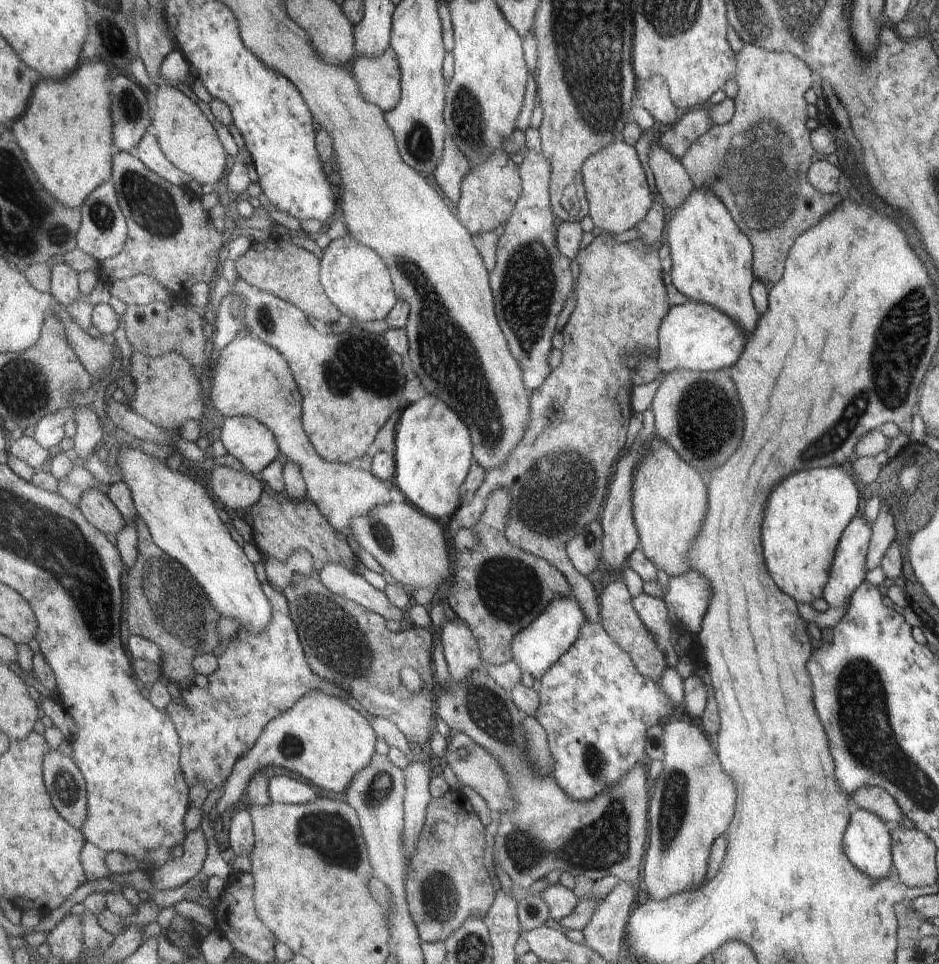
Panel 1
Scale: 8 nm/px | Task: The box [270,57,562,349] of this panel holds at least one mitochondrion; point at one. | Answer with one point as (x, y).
(466, 113)

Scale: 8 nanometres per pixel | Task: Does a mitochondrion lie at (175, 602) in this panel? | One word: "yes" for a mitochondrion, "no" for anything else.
yes

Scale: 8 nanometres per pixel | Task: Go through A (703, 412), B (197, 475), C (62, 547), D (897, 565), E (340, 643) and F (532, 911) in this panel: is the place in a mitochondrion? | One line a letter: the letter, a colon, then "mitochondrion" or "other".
A: mitochondrion
B: other
C: mitochondrion
D: other
E: mitochondrion
F: other

